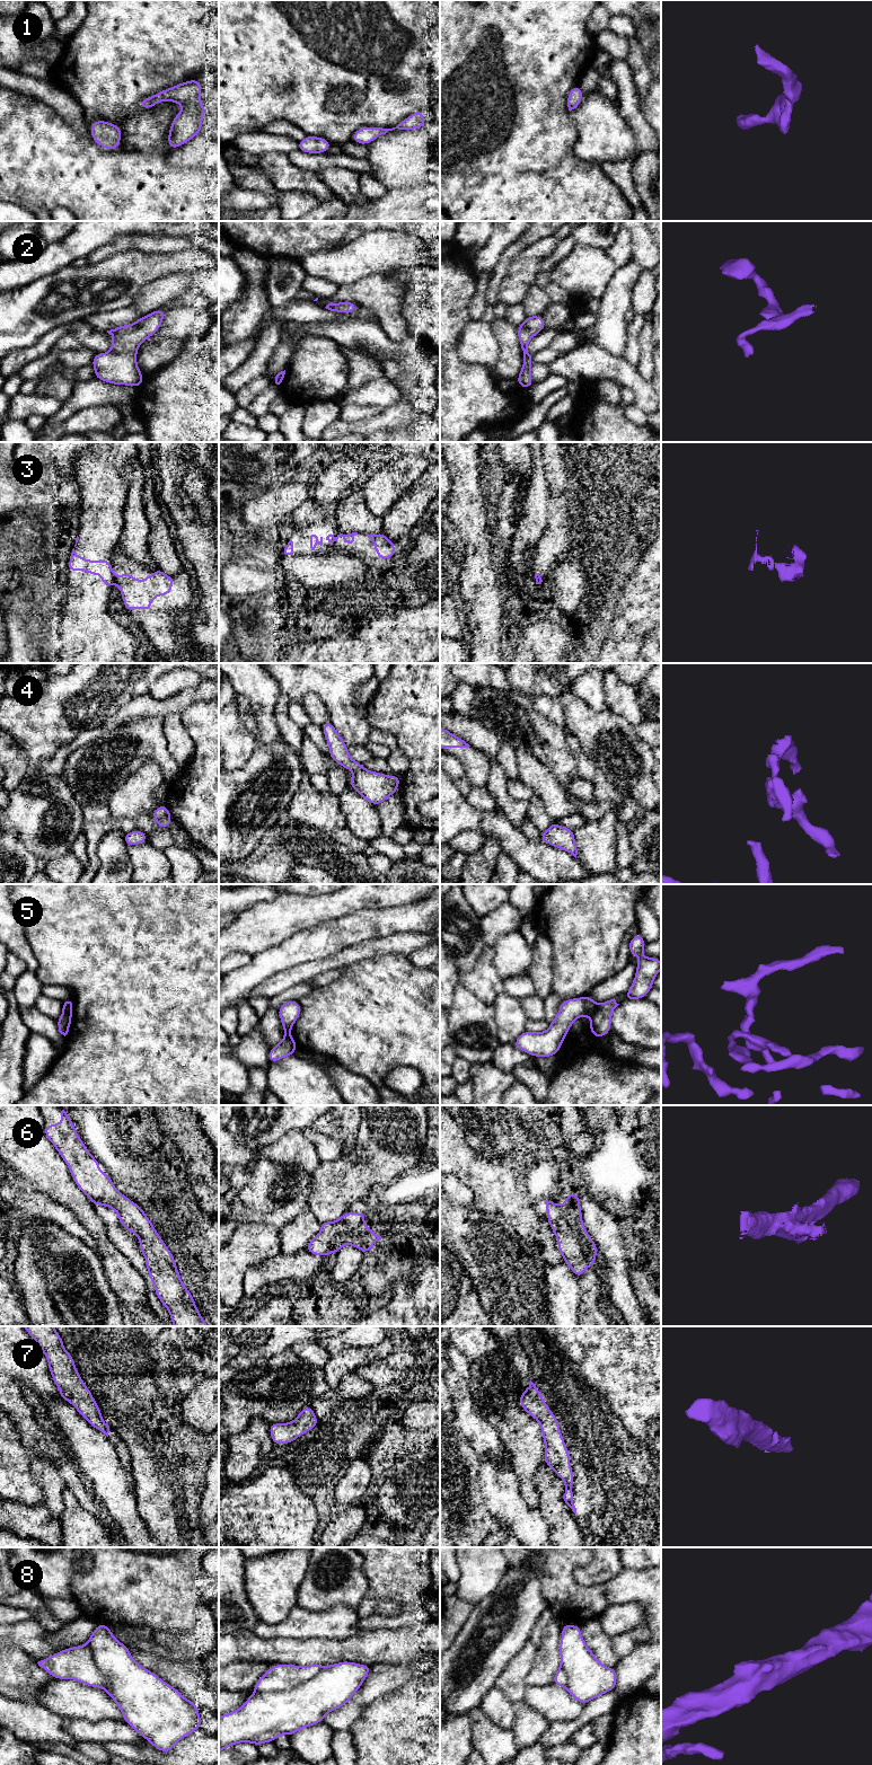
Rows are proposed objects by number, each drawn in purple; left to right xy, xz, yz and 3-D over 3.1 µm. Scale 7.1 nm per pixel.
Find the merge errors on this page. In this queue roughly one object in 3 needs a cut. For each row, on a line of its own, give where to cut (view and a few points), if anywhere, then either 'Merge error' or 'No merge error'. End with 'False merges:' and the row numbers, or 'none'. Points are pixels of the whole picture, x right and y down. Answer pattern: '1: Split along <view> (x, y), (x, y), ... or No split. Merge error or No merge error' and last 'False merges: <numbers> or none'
1: No split. No merge error
2: No split. No merge error
3: Split along xy (113, 574), (114, 577). Merge error
4: No split. No merge error
5: No split. No merge error
6: No split. No merge error
7: No split. No merge error
8: No split. No merge error
False merges: 3

